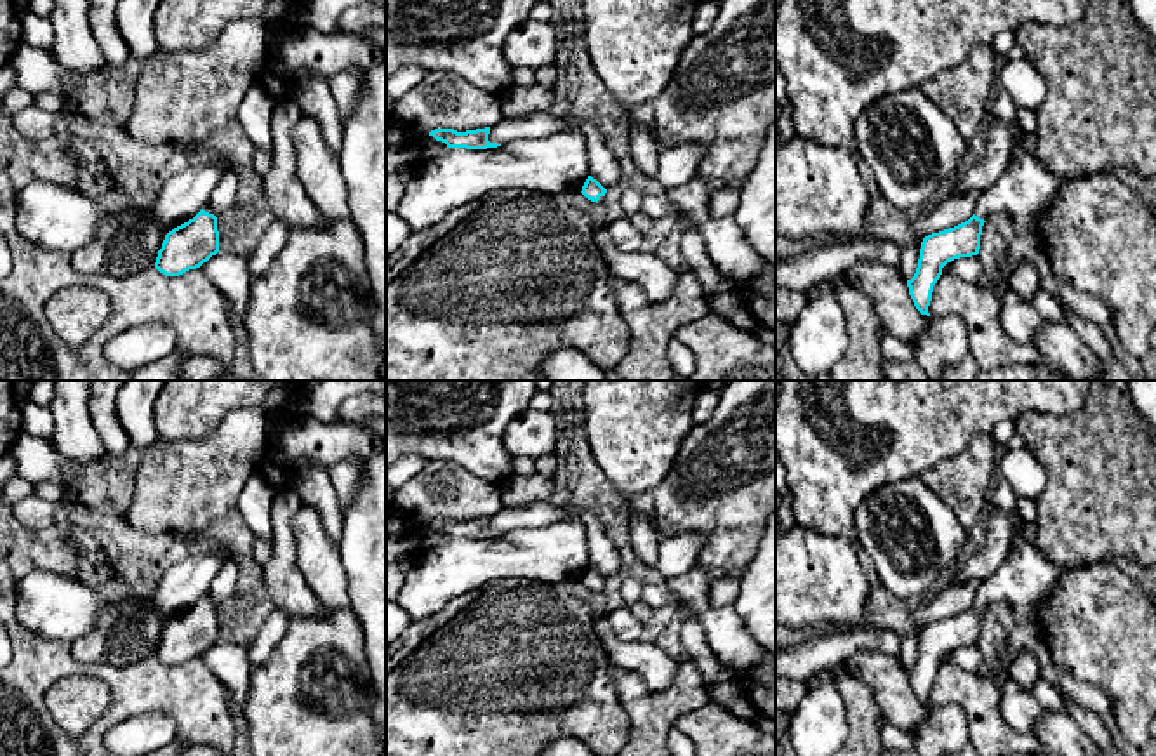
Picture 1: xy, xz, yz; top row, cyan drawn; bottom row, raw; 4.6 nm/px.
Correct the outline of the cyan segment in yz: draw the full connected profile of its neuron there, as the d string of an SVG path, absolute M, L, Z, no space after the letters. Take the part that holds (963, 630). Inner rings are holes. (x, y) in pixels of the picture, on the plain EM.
M1020 518L1007 560L980 584L973 605L923 627L916 662L907 669L909 685L921 704L930 706L928 695L942 657L954 648L979 643L982 615L991 603L1012 605L1017 612L1033 613L1052 594L1060 568L1036 542L1022 535L1024 527L1026 521Z

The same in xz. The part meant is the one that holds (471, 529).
M490 516L457 521L454 518L435 518L429 521L436 530L447 534L447 537L466 537L466 539L487 539L501 534L488 530Z

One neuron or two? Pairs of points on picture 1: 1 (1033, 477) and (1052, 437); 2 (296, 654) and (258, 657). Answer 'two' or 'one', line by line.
1: two
2: two

